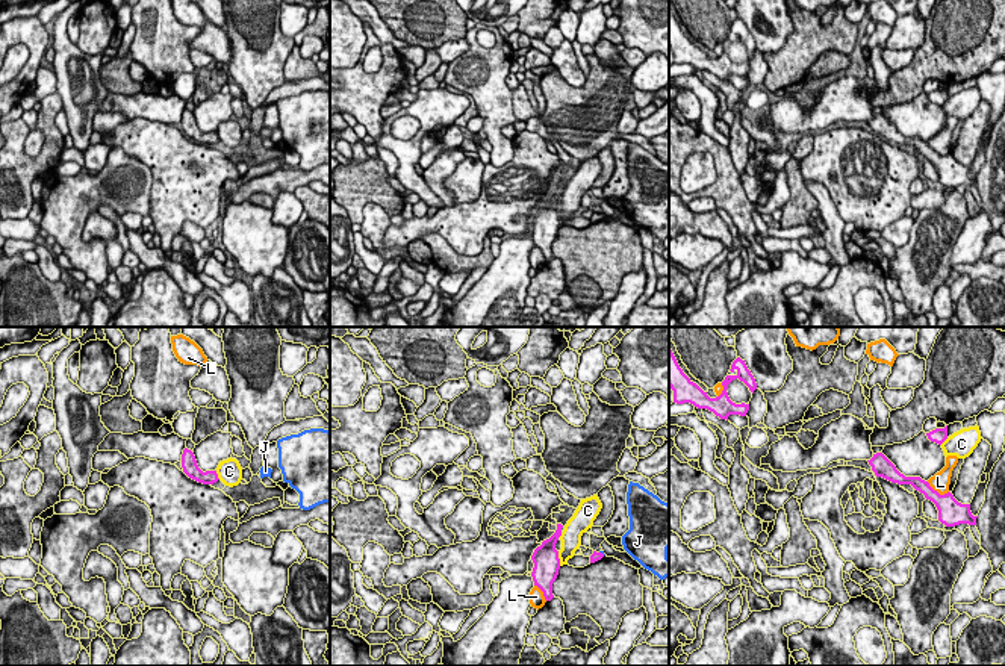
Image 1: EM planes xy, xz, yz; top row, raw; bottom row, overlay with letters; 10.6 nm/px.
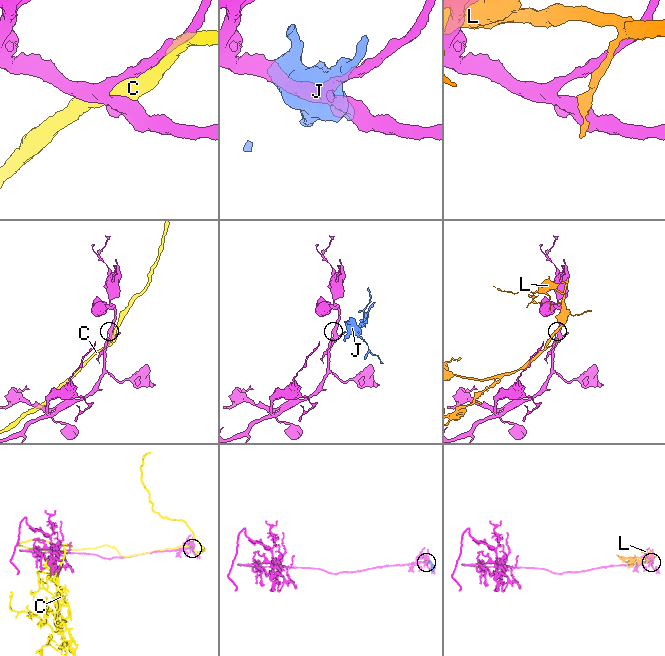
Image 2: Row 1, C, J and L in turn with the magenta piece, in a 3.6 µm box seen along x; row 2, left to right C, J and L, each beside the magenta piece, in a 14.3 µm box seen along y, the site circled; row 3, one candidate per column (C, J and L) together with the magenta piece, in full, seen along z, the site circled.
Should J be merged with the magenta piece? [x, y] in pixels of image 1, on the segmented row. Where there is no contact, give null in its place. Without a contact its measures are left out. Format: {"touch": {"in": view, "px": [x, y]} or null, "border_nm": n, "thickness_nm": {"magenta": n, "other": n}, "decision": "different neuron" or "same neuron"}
{"touch": {"in": "xz", "px": [601, 553]}, "border_nm": 70, "thickness_nm": {"magenta": 100, "other": 30}, "decision": "different neuron"}

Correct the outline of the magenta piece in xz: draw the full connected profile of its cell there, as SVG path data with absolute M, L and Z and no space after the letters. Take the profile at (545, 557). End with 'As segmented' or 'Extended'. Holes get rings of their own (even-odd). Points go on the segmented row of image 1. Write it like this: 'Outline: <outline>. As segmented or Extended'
Outline: M557 524L555 533L549 539L543 540L531 556L531 560L534 563L531 577L534 586L537 586L543 592L546 601L551 601L554 598L552 583L555 581L560 569L560 559L559 551L555 549L555 543L562 536L562 528L563 525Z. As segmented

